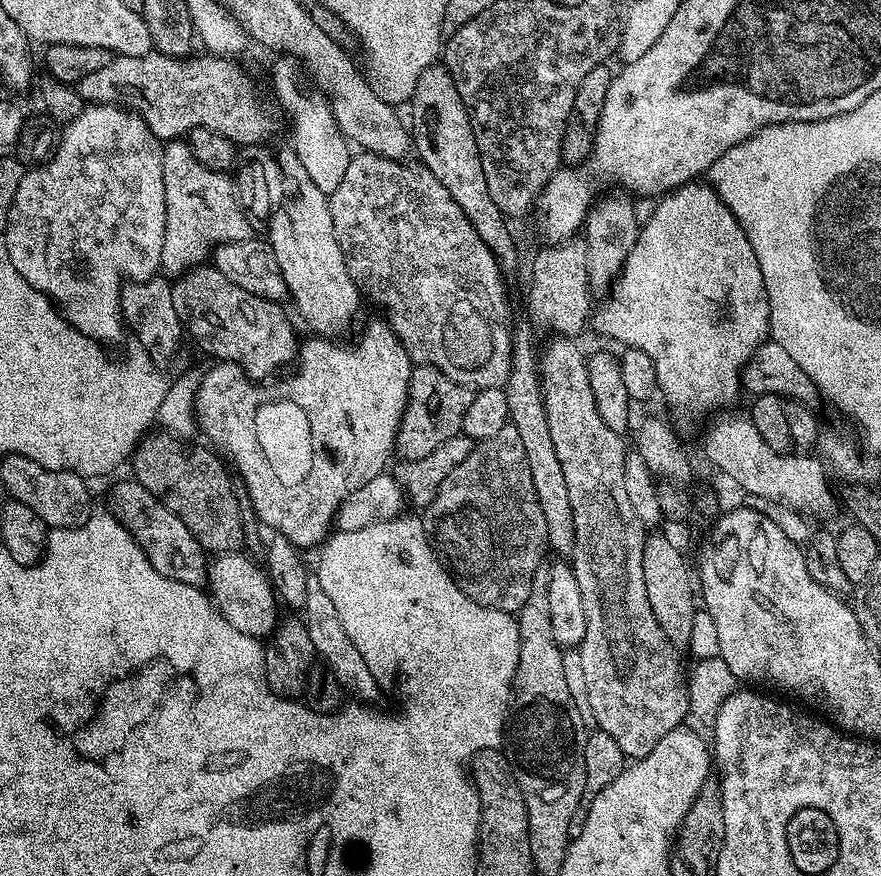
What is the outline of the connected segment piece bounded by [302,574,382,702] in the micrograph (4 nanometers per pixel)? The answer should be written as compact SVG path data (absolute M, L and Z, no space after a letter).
M314 574L309 575L306 582L306 602L302 609L302 619L306 626L306 634L310 634L310 642L314 642L314 650L317 657L322 661L324 667L328 668L334 678L344 687L349 697L357 696L360 702L376 702L380 696L381 681L374 673L373 665L362 654L358 654L358 646L350 642L350 634L346 634L342 626L342 618L334 607L333 600L322 590L320 579Z

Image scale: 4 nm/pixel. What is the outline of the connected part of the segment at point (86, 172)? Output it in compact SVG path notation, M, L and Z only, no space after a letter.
M88 104L73 121L63 125L60 145L56 153L44 164L29 167L24 173L22 182L18 182L18 194L14 194L14 202L8 211L8 225L2 229L2 243L10 254L10 262L14 270L34 290L38 290L53 301L65 320L77 332L88 336L101 345L116 344L126 336L126 325L120 311L120 290L130 280L149 280L161 271L162 242L166 234L166 194L162 186L162 158L164 144L146 126L146 122L135 112L119 104Z

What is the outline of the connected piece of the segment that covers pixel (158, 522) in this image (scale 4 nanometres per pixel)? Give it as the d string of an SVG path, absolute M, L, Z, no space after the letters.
M134 478L127 479L118 481L112 488L110 508L116 519L138 541L148 555L150 566L154 566L158 574L166 574L166 578L174 578L183 584L203 585L208 579L210 563L206 549L190 530L186 530L186 522L182 522L174 510L166 510L166 506L162 506L162 502L158 502L158 498Z

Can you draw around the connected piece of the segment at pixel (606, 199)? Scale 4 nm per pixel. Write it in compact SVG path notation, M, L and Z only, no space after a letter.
M628 194L620 196L604 196L595 201L587 220L584 221L582 239L588 247L586 254L586 274L588 285L593 293L607 293L611 289L615 279L624 268L626 258L638 242L641 223L635 218L635 203L633 197Z

